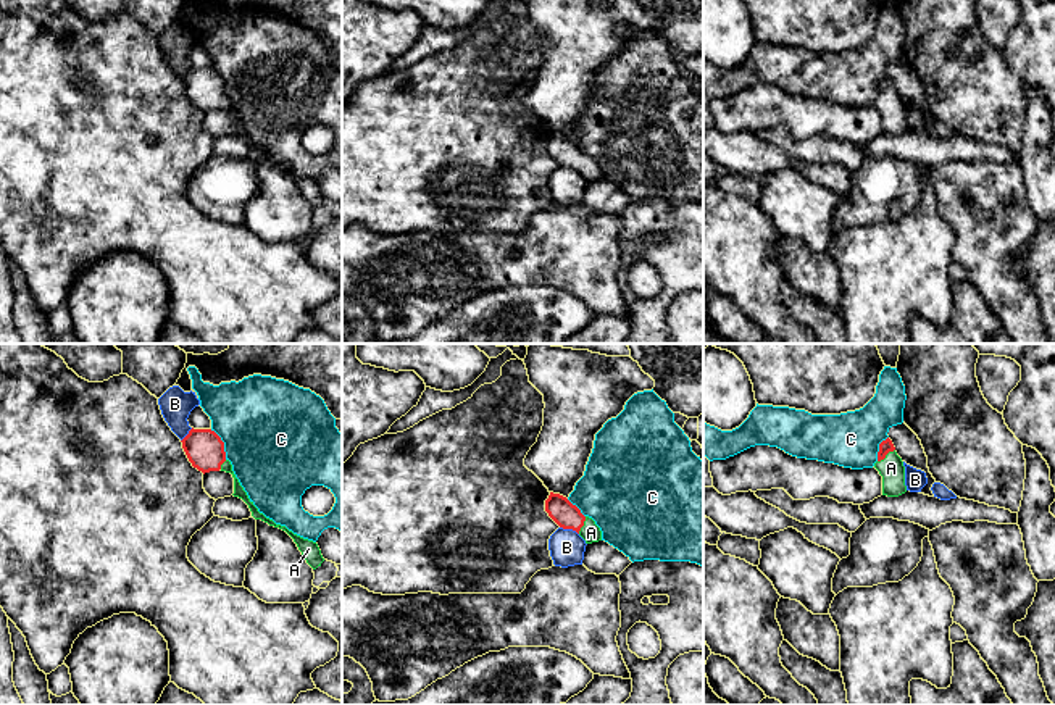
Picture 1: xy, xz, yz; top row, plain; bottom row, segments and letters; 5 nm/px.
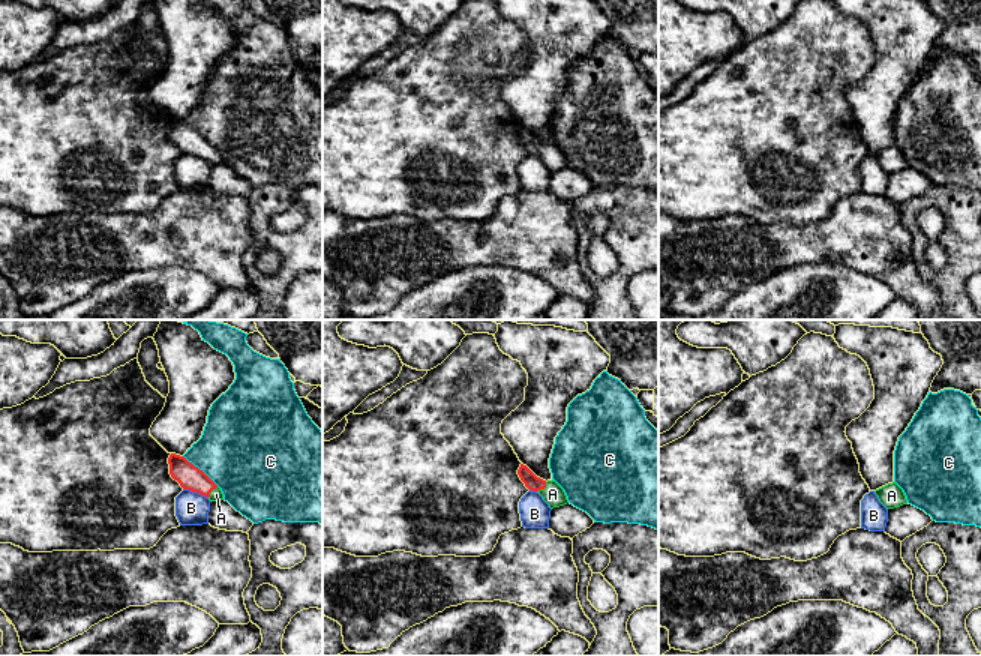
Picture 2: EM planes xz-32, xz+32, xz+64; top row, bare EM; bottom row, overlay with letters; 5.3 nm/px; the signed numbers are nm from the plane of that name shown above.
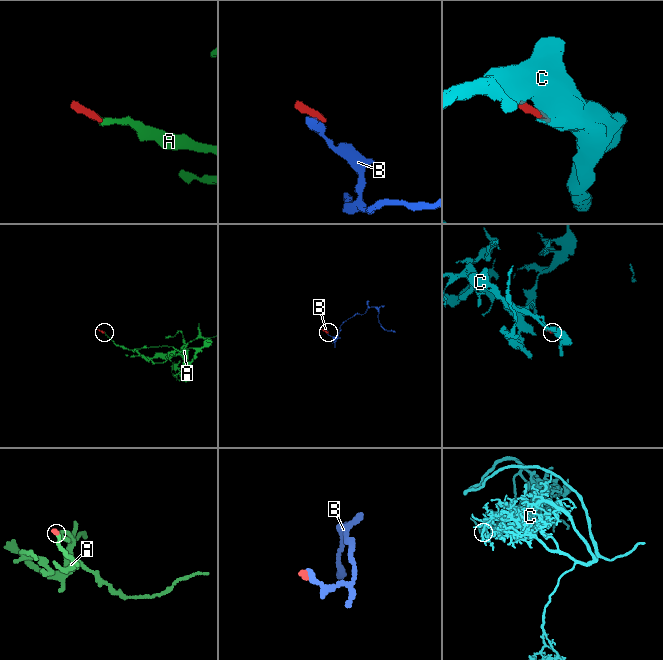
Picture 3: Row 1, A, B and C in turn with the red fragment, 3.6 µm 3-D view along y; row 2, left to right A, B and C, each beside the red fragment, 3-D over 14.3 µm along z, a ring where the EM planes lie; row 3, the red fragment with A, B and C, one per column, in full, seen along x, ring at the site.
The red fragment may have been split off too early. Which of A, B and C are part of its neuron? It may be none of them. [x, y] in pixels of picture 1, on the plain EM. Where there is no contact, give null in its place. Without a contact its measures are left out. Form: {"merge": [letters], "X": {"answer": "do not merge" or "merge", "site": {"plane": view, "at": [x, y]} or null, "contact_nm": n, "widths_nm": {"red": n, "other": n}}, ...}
{"merge": ["A"], "A": {"answer": "merge", "site": {"plane": "yz", "at": [886, 92]}, "contact_nm": 110, "widths_nm": {"red": 70, "other": 120}}, "B": {"answer": "do not merge", "site": {"plane": "xz", "at": [570, 166]}, "contact_nm": 100, "widths_nm": {"red": 130, "other": 180}}, "C": {"answer": "do not merge", "site": {"plane": "xy", "at": [223, 83]}, "contact_nm": 170, "widths_nm": {"red": 190, "other": 500}}}

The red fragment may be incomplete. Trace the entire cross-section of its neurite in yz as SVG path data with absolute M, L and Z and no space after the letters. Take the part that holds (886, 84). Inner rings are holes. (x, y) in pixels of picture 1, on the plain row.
M889 76L879 82L874 106L882 115L882 134L899 136L907 131L905 105Z

